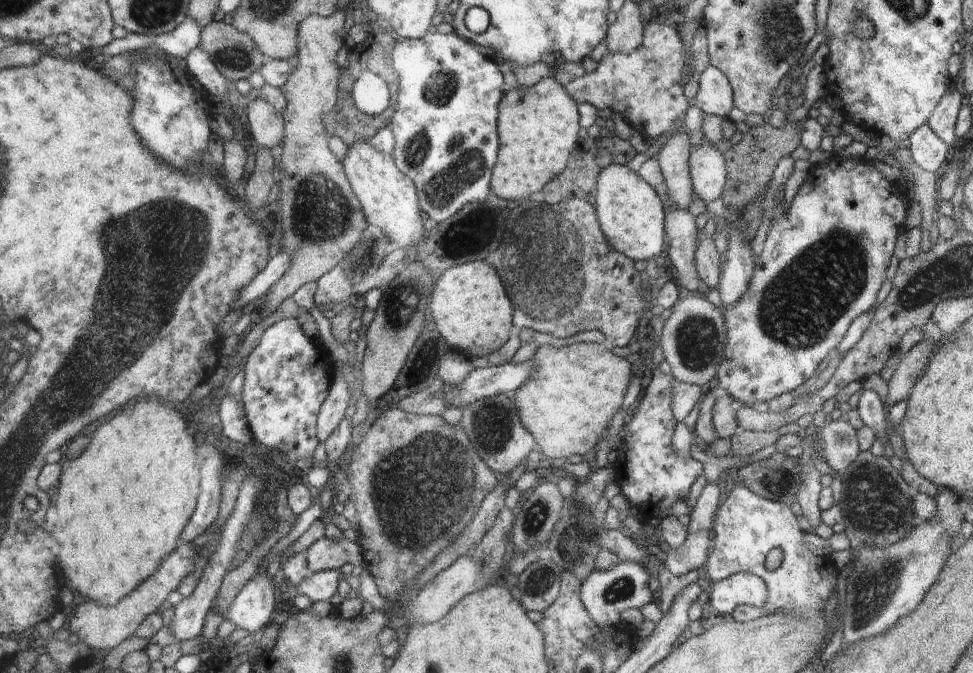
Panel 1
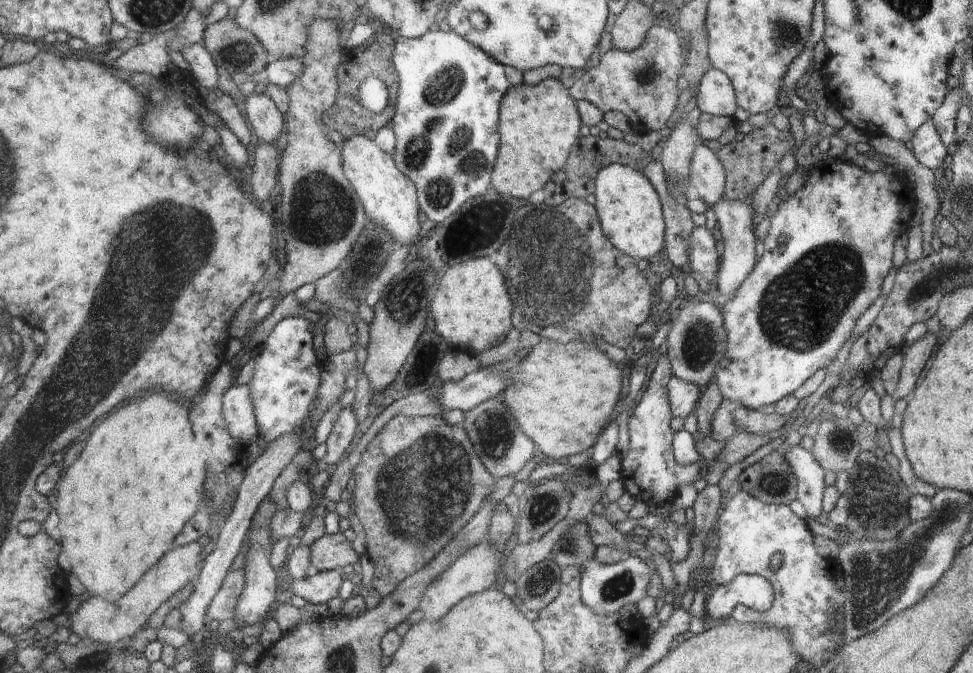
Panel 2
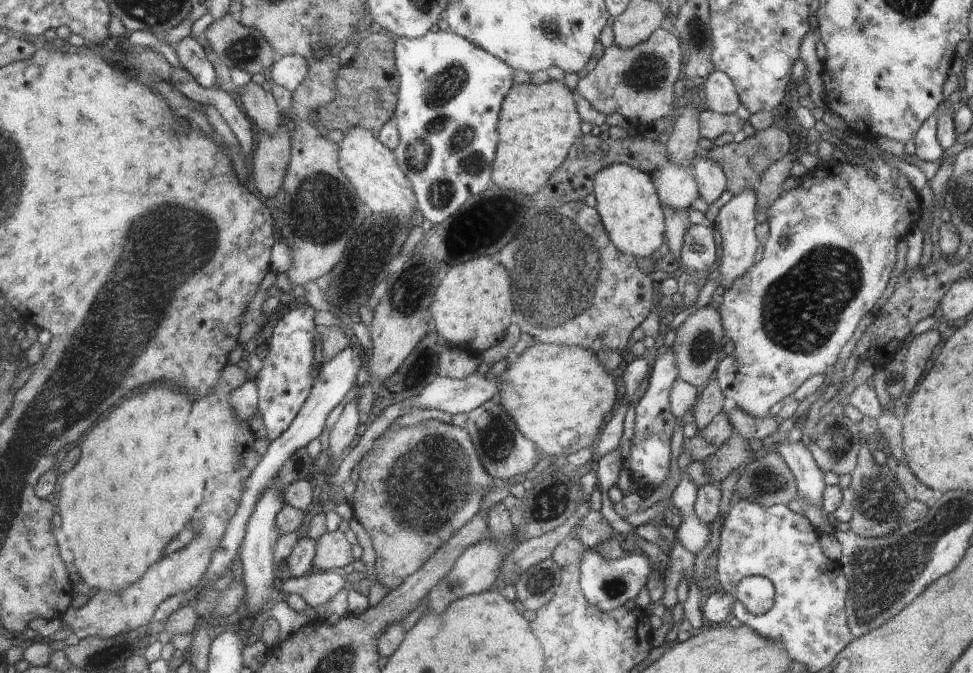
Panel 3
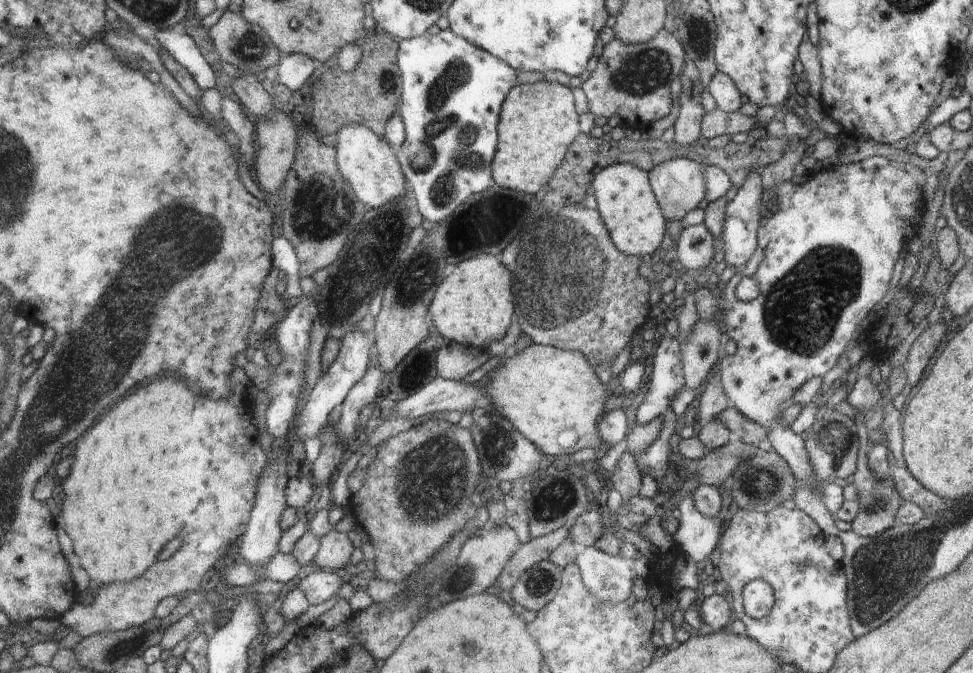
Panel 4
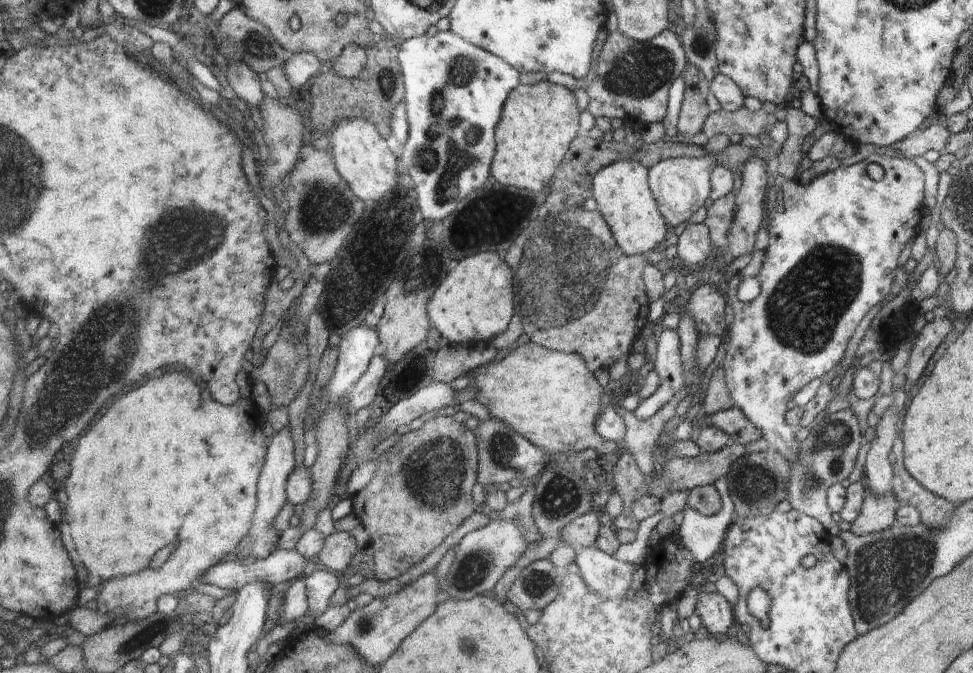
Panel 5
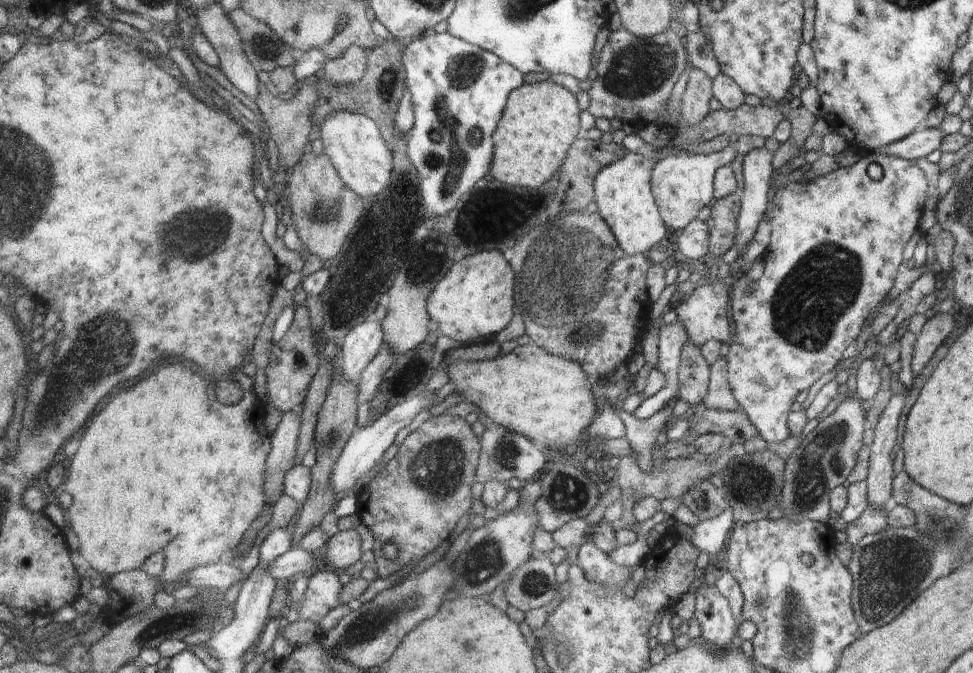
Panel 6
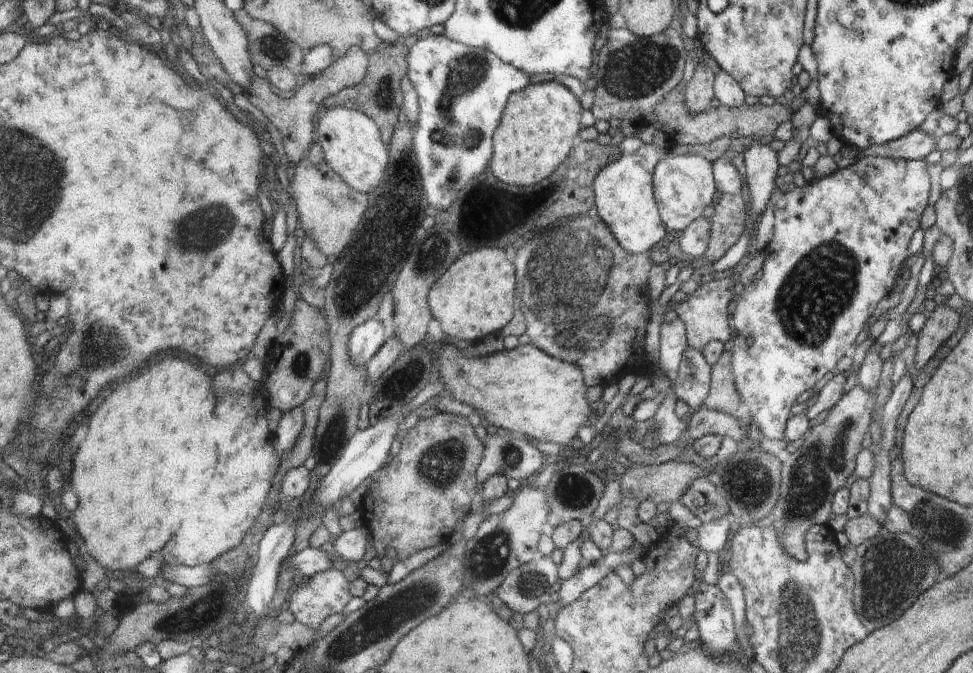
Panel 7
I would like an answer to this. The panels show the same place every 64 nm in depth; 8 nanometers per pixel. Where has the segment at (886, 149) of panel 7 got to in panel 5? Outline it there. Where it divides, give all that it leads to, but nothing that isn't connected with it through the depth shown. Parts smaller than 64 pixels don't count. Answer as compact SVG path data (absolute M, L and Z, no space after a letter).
M927 123L926 128L917 133L917 136L909 137L908 140L902 140L900 144L896 143L893 149L902 153L906 158L911 156L922 157L930 150L945 154L945 147L951 136L950 130L944 123Z

